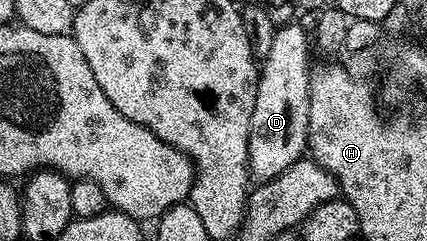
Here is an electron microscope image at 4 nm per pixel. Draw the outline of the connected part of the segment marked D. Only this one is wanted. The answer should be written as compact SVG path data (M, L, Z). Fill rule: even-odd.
M293 21L285 27L275 28L271 33L272 40L268 43L268 52L262 55L259 64L260 84L254 105L254 117L250 121L250 141L248 142L248 170L251 178L256 181L273 179L278 173L285 171L294 161L298 161L308 145L308 126L310 125L310 81L308 72L308 47L310 51L310 35Z

